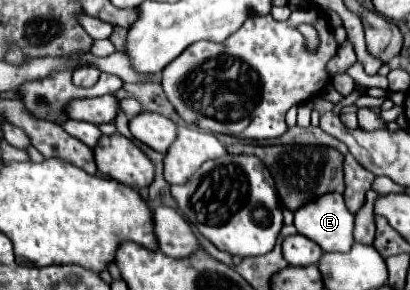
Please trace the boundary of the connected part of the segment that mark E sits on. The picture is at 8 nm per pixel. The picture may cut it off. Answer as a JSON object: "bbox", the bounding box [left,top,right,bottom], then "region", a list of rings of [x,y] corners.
{"bbox":[295,194,355,252],"region":[[[343,194],[321,196],[295,212],[295,228],[321,246],[323,252],[349,252],[353,246],[355,218],[347,210]]]}

